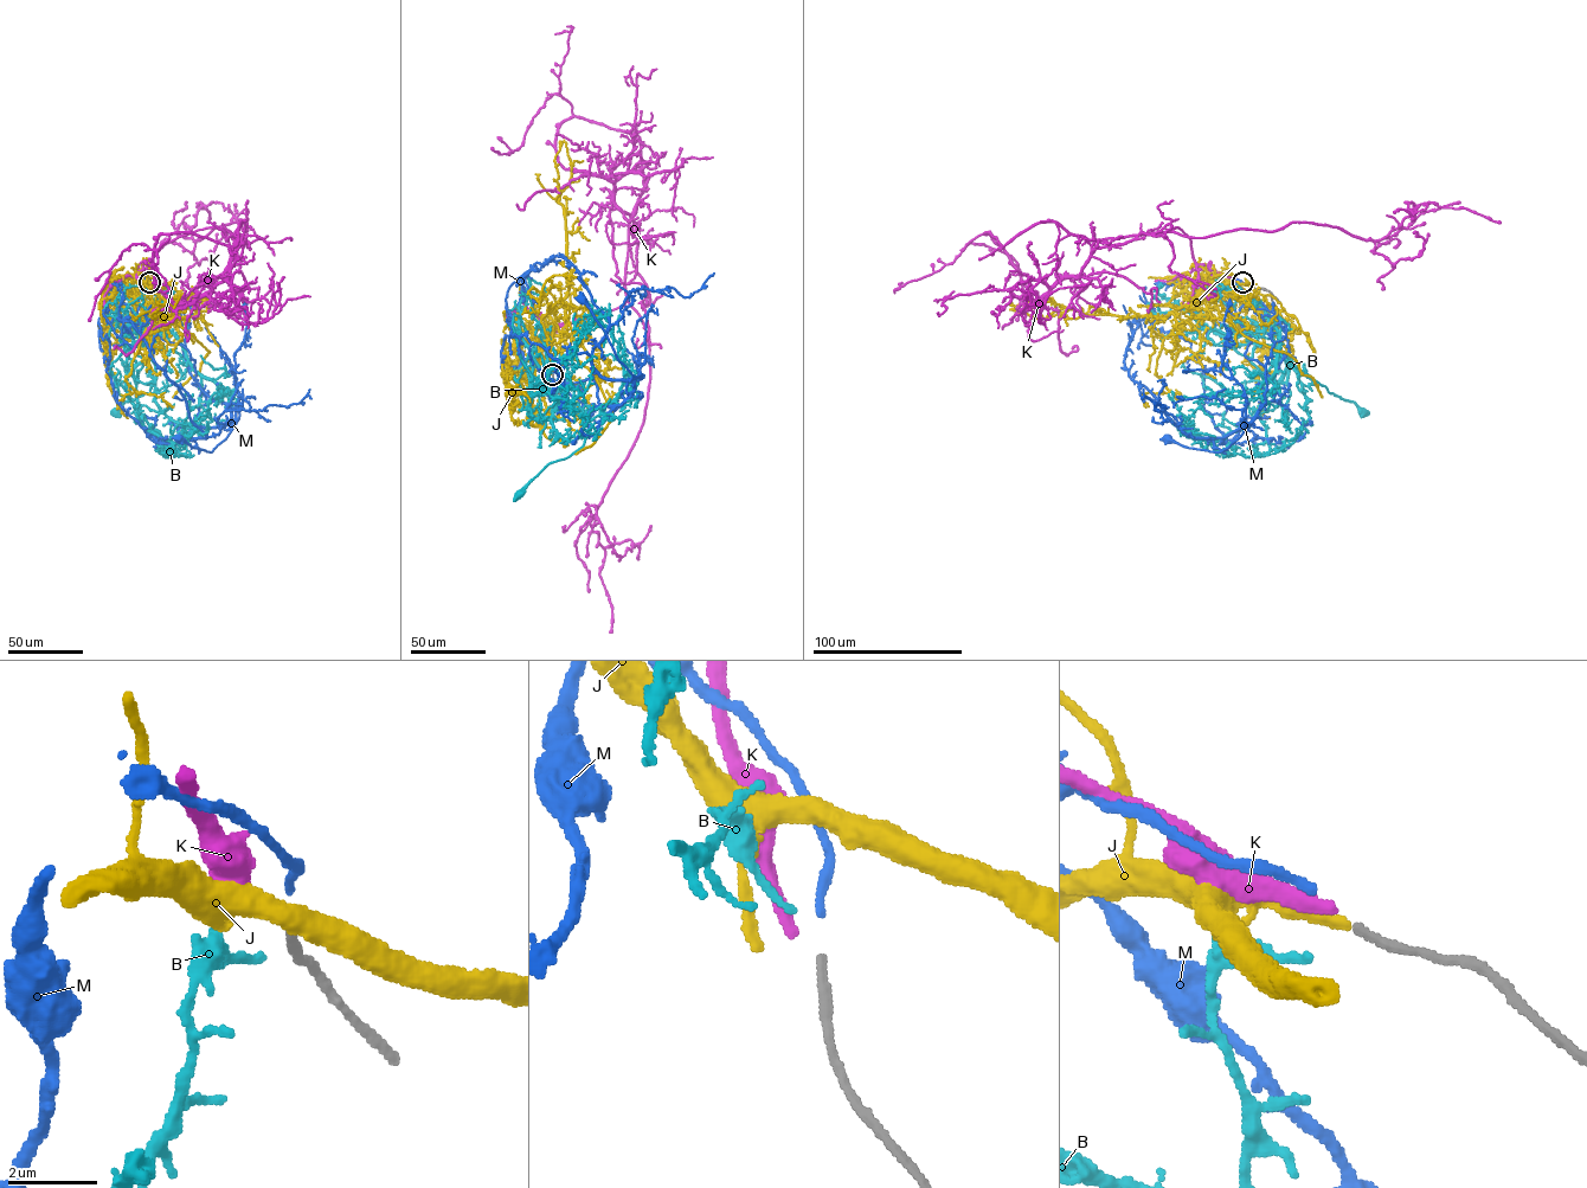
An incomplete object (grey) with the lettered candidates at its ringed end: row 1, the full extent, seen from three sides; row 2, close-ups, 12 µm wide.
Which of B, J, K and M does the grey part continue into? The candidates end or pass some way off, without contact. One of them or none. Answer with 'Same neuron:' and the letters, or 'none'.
Same neuron: M

